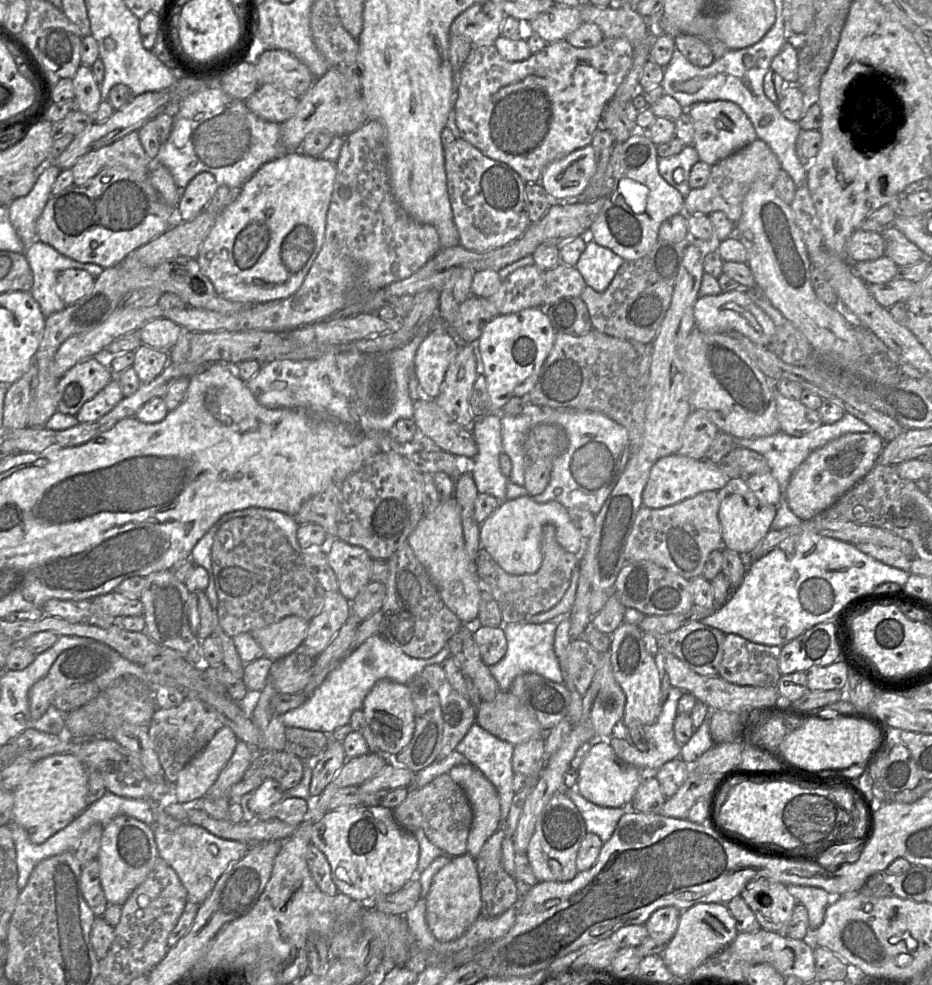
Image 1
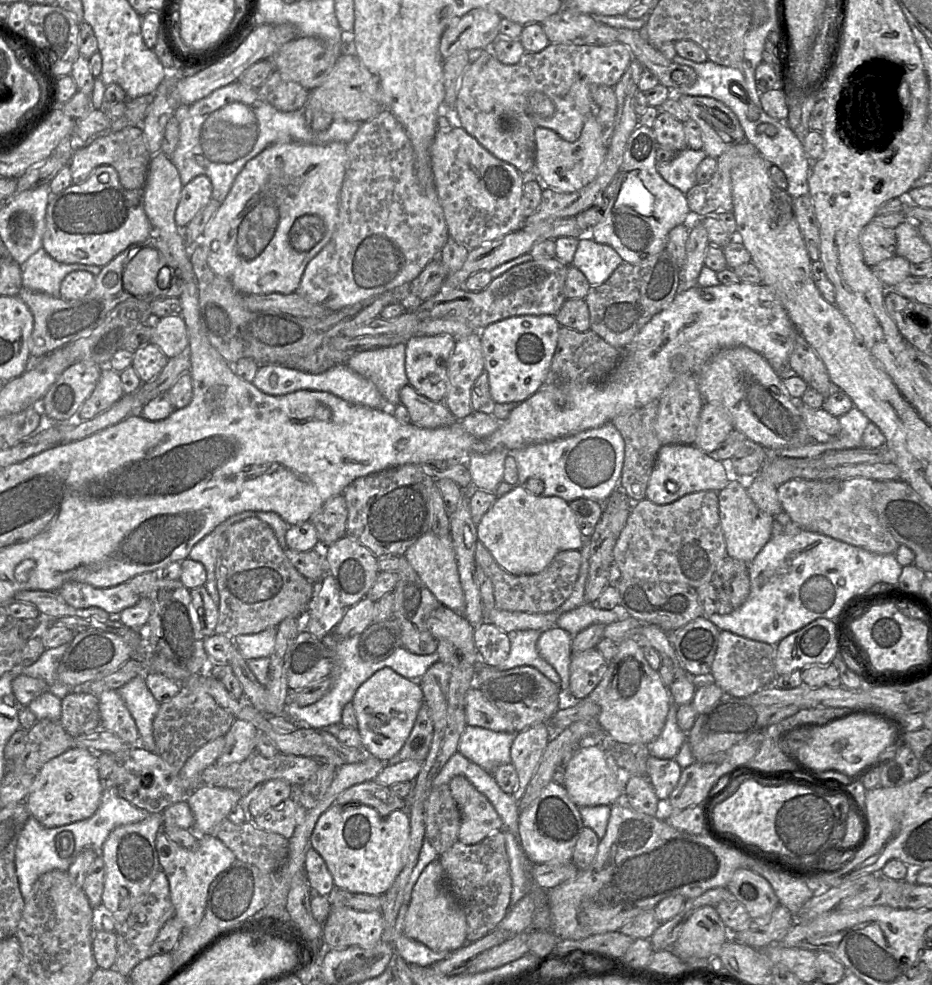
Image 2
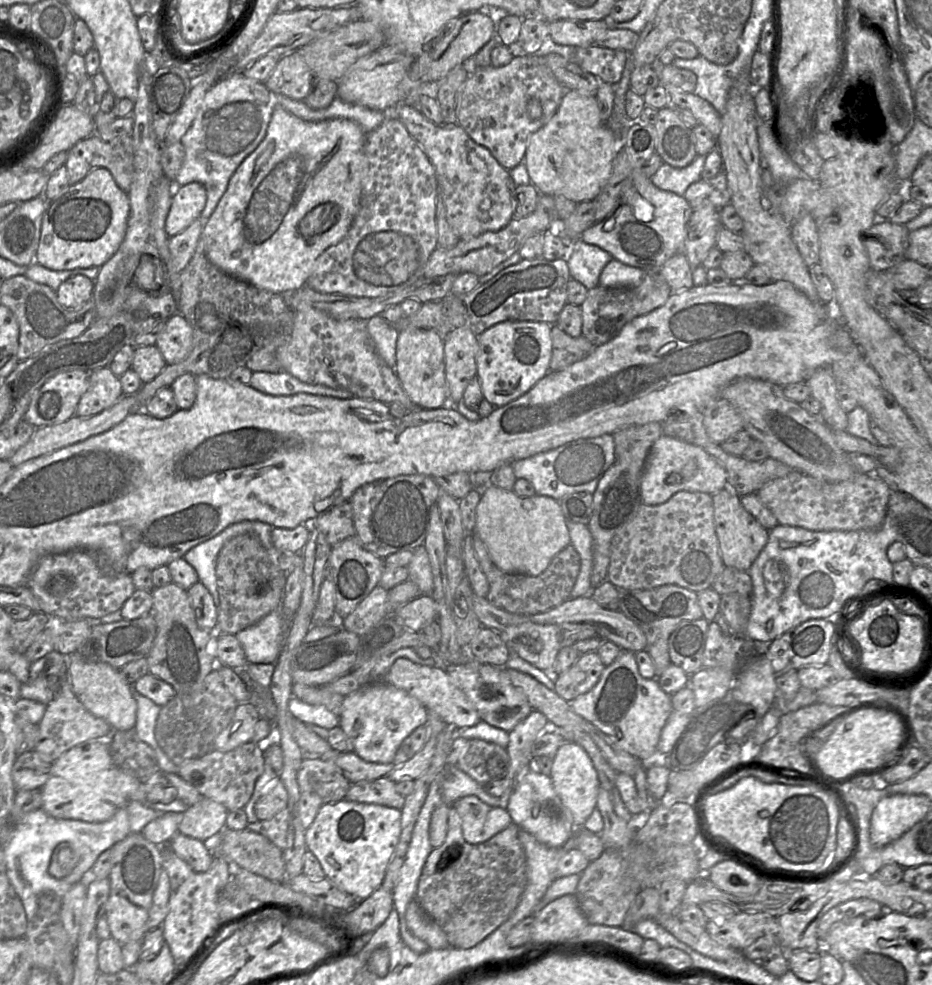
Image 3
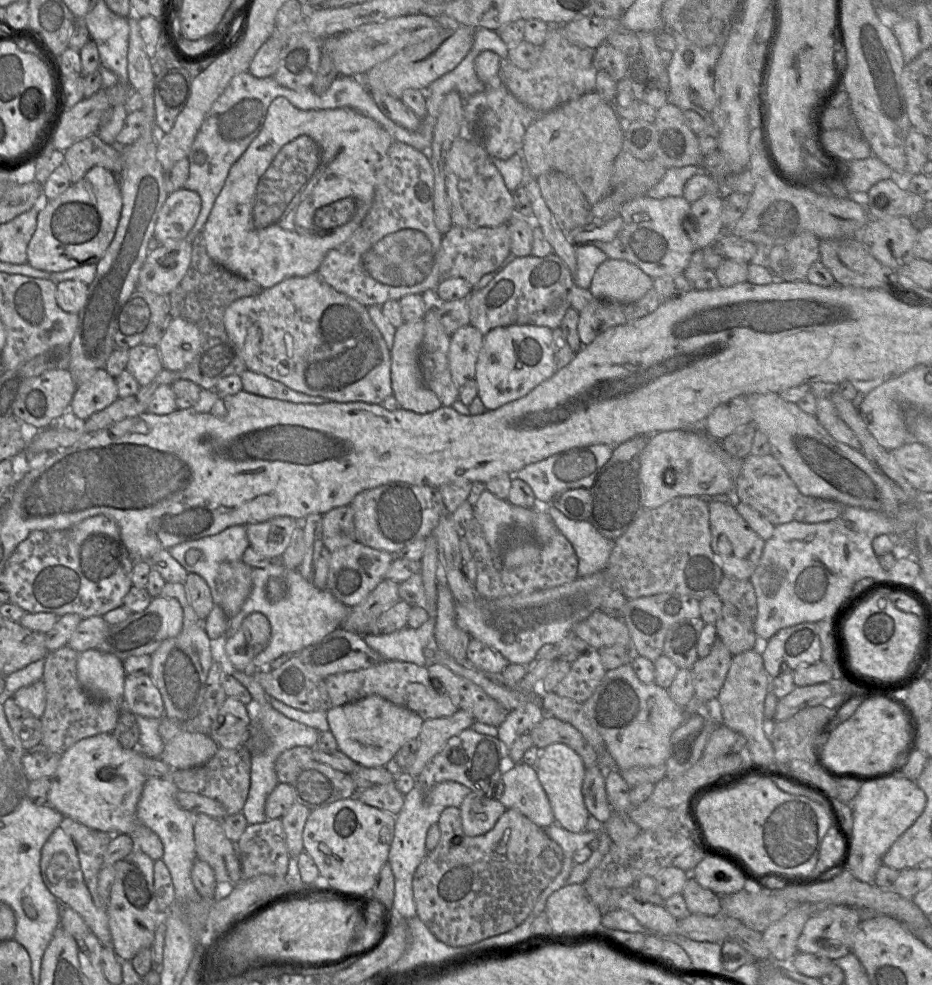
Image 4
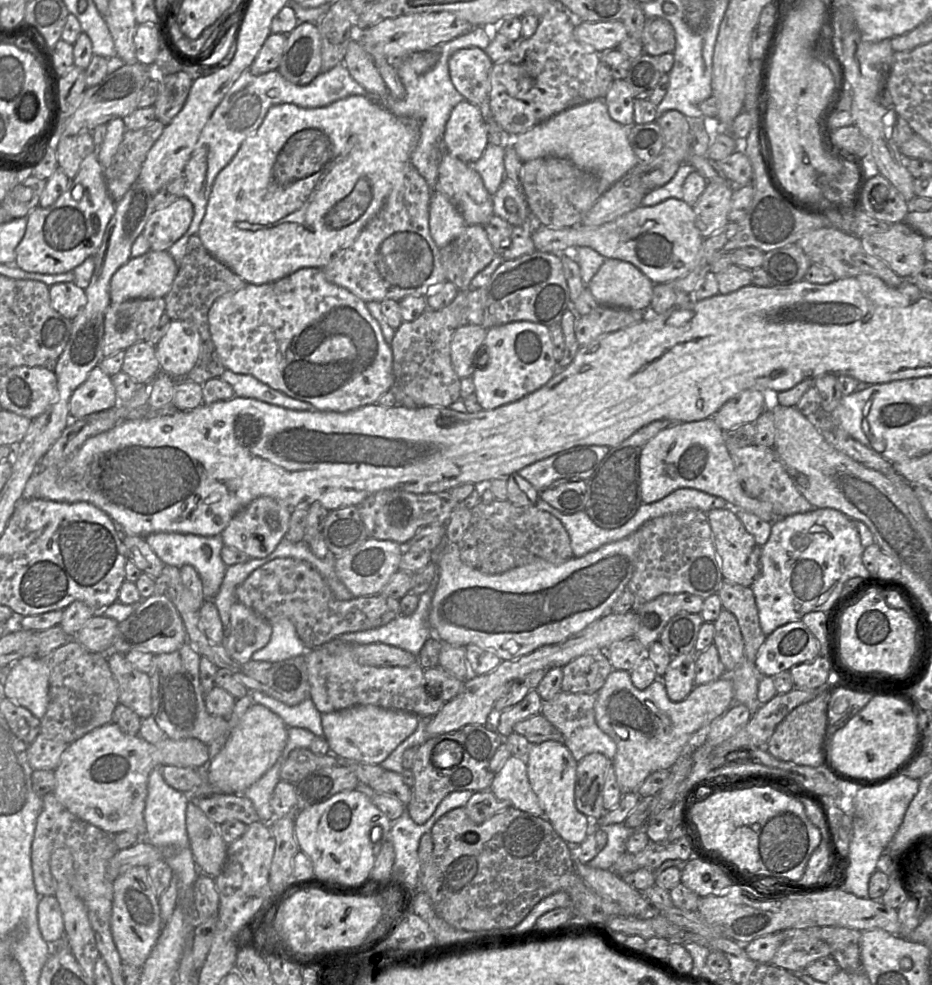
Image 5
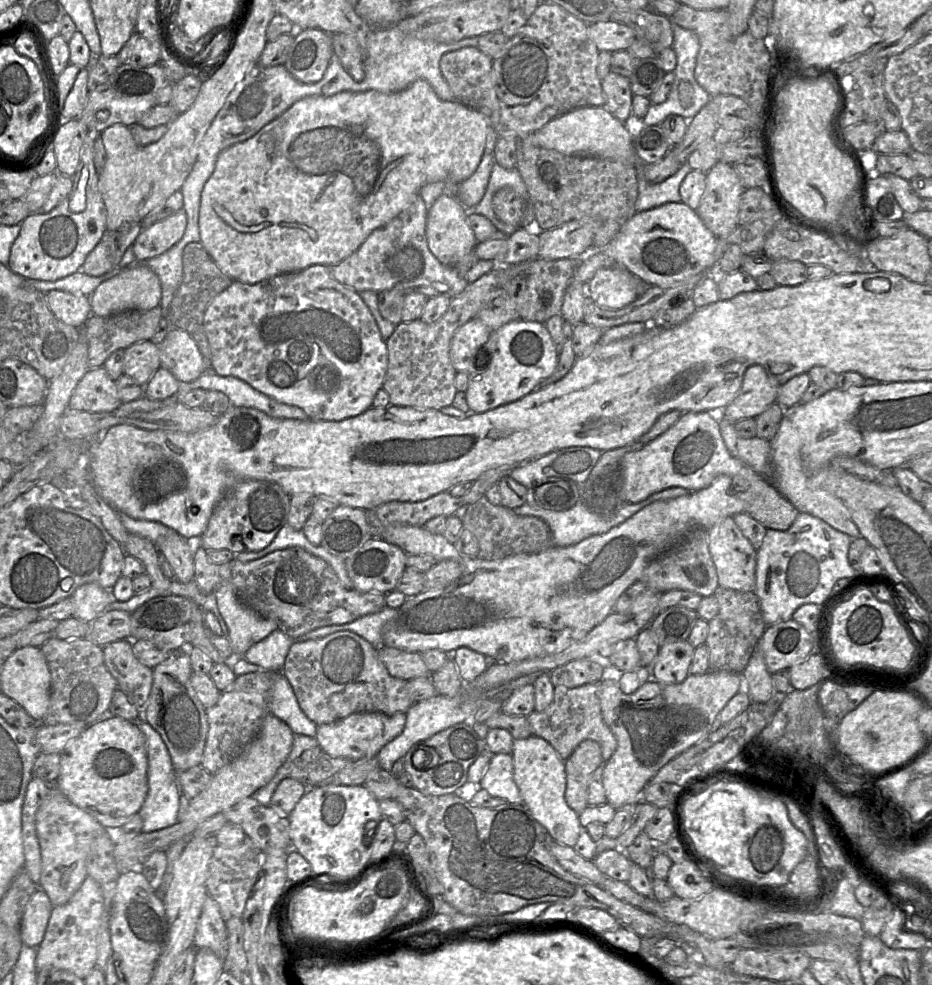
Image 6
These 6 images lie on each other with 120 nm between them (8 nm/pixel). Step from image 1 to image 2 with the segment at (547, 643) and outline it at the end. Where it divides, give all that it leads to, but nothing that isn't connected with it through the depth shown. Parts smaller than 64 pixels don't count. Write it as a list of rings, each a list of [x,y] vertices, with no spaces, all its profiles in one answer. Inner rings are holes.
[[[519,630],[508,633],[510,653],[507,659],[496,669],[509,670],[519,666],[530,666],[537,669],[549,680],[560,685],[560,678],[555,669],[540,656],[537,641],[545,630]]]

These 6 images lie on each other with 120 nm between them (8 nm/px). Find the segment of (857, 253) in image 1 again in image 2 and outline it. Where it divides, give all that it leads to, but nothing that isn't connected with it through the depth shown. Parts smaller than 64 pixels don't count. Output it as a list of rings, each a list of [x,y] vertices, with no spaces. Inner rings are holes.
[[[871,221],[861,231],[860,246],[864,261],[870,267],[892,258],[897,246],[895,230]]]

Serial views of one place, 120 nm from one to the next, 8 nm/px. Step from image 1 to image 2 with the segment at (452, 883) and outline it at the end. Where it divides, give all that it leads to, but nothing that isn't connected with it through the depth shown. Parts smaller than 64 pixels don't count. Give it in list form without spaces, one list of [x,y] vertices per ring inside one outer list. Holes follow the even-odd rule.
[[[431,862],[416,882],[404,920],[404,934],[436,952],[455,952],[467,943],[467,921],[463,909],[456,903],[445,884],[444,869],[439,862]]]

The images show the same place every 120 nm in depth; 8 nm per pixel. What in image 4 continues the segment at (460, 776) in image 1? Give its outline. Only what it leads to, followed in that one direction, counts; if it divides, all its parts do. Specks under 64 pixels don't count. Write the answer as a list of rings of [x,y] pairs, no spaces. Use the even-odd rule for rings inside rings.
[[[474,792],[464,798],[459,808],[464,833],[470,837],[489,832],[506,811],[498,800]]]

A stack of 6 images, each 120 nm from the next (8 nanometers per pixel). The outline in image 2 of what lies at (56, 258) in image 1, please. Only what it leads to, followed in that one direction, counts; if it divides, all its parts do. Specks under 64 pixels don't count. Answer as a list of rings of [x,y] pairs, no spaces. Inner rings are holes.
[[[43,248],[31,255],[21,267],[23,288],[53,297],[60,296],[61,283],[71,272],[83,270],[96,277],[101,271],[100,266],[57,262]]]

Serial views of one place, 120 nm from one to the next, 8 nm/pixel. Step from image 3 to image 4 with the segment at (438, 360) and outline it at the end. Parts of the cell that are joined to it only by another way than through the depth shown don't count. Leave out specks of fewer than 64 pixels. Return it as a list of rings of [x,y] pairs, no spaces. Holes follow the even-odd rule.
[[[404,322],[396,328],[391,355],[391,386],[399,406],[418,414],[433,412],[442,406],[440,400],[424,383],[419,364],[419,351],[424,337],[424,322]]]

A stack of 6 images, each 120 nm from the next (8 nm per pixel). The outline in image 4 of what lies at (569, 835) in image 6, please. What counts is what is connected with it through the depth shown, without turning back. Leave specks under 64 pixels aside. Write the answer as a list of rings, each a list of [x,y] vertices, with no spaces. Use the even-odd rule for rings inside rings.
[[[551,744],[540,750],[535,770],[549,799],[555,823],[573,833],[585,831],[590,814],[582,794],[586,767],[580,756],[565,744]]]

